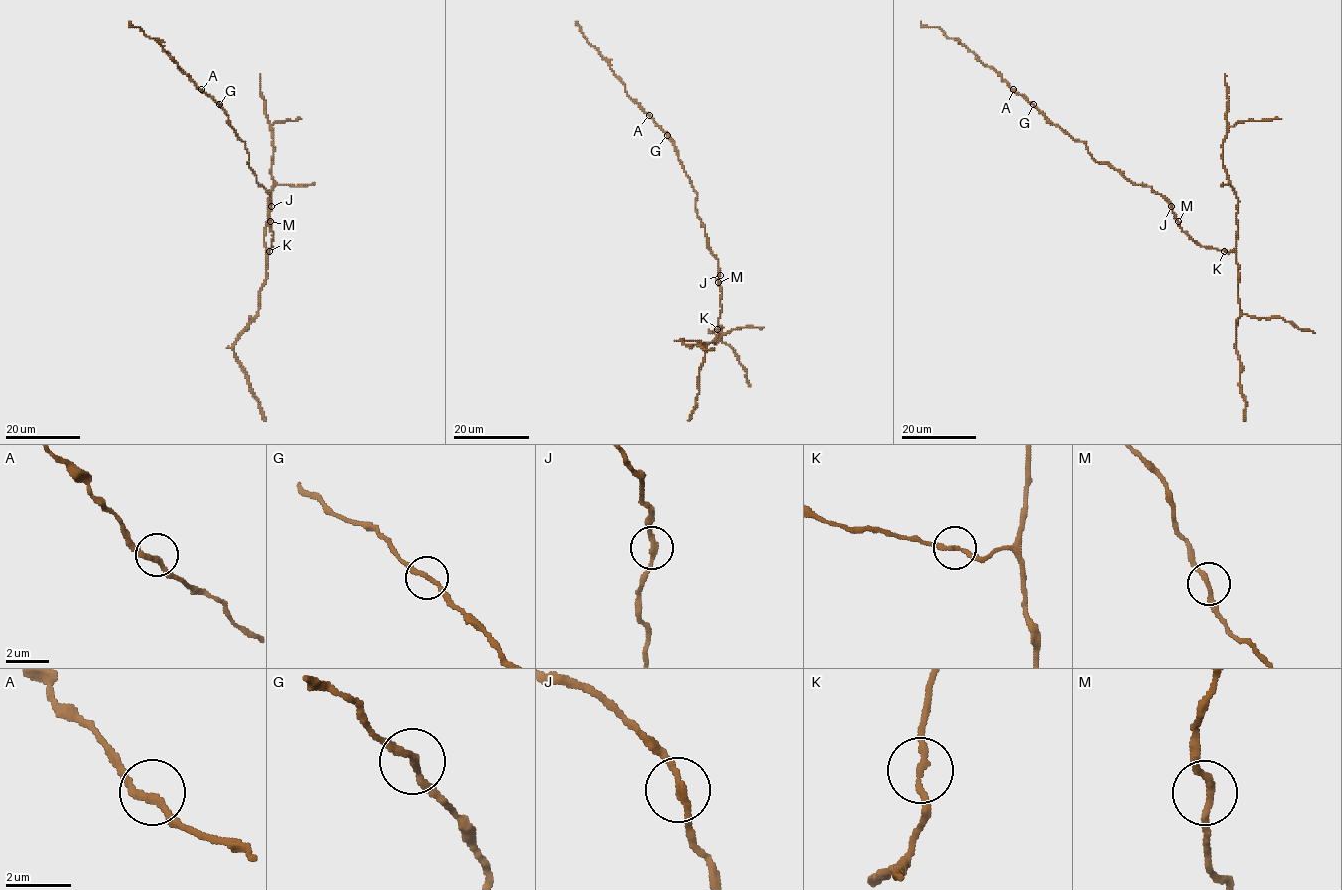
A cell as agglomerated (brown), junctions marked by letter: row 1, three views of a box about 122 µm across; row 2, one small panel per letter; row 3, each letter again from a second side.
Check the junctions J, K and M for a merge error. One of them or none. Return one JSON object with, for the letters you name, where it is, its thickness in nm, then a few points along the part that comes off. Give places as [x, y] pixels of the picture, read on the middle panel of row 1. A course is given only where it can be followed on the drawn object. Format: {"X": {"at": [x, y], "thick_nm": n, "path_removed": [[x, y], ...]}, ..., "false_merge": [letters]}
{"false_merge": []}

